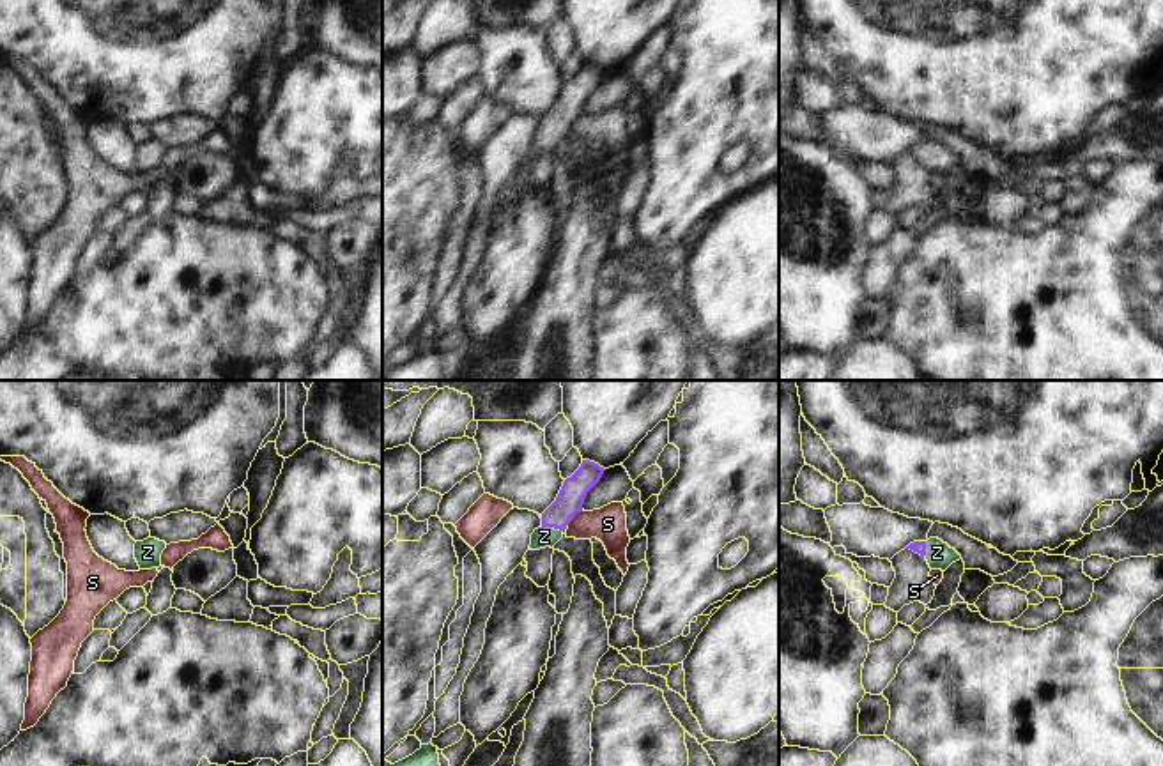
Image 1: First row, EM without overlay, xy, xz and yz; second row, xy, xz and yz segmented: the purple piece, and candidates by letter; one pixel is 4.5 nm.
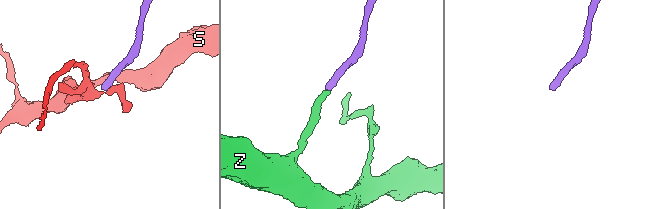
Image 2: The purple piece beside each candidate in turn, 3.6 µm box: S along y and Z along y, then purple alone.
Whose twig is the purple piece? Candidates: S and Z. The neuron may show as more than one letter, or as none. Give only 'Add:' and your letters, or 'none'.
Add: Z

